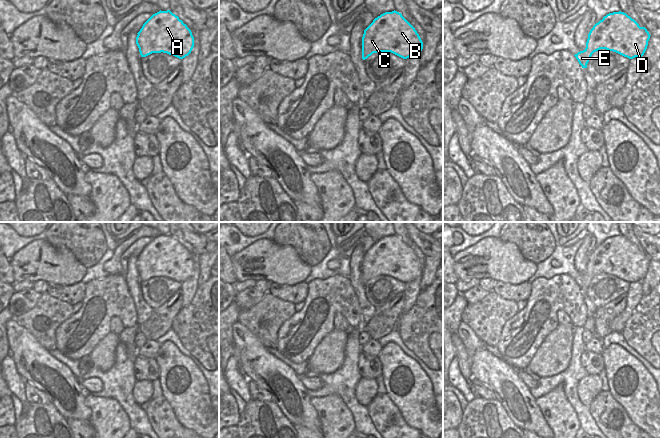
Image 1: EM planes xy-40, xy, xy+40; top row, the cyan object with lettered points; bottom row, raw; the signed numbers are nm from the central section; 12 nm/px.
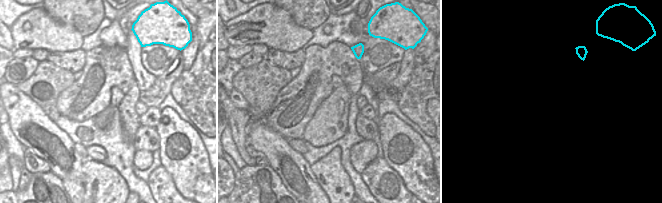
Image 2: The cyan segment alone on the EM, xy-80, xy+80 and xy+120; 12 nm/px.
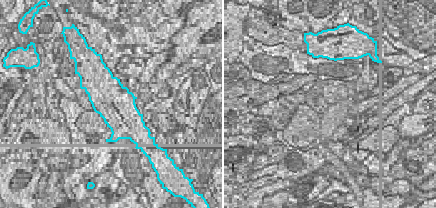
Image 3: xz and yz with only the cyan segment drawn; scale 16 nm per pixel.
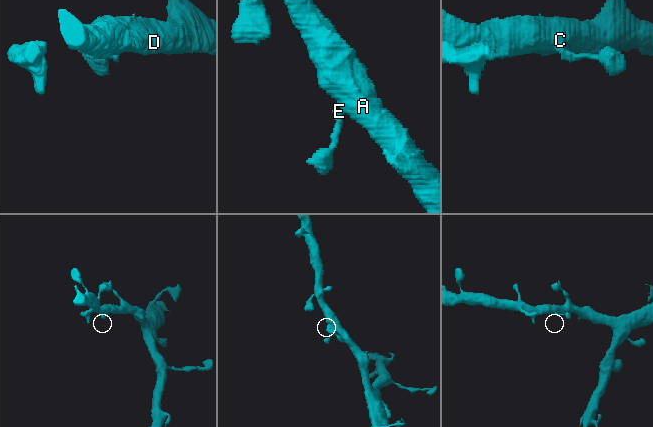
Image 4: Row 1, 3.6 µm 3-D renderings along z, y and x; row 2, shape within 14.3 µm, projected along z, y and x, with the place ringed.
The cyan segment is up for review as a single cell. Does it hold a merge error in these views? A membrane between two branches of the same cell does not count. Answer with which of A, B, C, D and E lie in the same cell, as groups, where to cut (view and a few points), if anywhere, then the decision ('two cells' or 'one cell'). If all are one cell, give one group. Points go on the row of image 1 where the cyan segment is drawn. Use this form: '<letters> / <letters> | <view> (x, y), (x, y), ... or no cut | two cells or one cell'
A B C D E | no cut | one cell

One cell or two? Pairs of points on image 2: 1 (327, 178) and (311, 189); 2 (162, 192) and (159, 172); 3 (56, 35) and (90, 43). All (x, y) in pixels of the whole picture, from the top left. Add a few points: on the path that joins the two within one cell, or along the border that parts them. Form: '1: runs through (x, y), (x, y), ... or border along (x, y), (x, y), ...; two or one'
1: border along (310, 165), (310, 170), (316, 182), (325, 192); two
2: runs through (162, 187), (159, 177); one
3: border along (84, 38), (80, 48); two

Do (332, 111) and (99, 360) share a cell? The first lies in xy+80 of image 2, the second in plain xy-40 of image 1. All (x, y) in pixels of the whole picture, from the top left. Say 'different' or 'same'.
same

